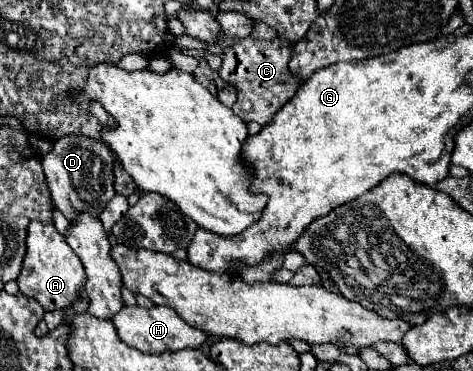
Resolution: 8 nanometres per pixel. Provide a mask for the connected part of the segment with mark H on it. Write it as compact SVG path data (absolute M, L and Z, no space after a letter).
M139 305L123 307L115 317L111 317L111 323L115 325L121 341L125 341L129 347L135 347L145 353L163 353L163 351L181 351L181 349L195 349L199 347L207 335L189 323L185 323L171 307L151 307L143 309Z

